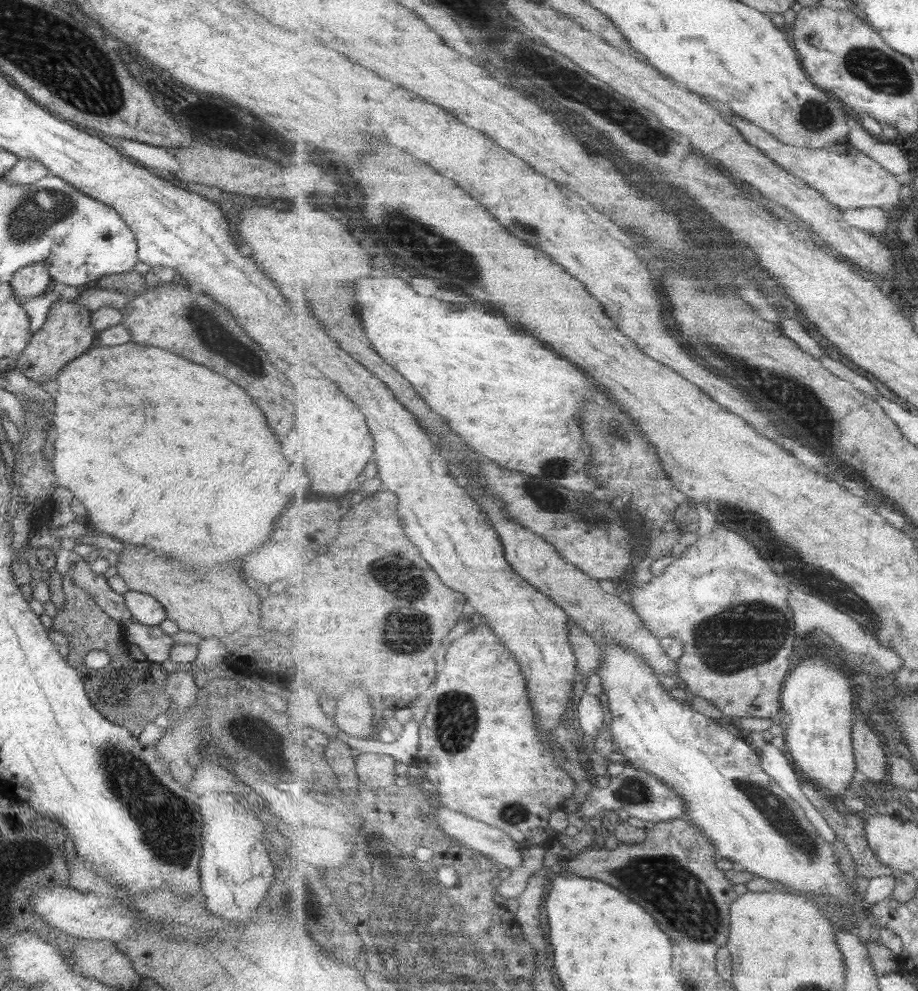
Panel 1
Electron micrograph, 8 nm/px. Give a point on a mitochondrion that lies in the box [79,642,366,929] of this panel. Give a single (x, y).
(166, 824)

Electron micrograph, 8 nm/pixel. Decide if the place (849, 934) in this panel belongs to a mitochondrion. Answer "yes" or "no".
no

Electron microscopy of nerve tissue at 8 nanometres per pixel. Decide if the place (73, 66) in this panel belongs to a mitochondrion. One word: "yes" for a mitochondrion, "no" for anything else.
yes

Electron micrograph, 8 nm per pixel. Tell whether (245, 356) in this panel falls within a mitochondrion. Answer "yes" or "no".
no

